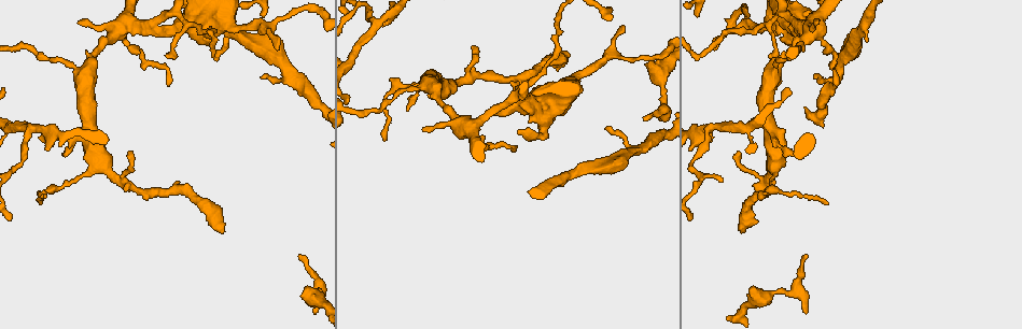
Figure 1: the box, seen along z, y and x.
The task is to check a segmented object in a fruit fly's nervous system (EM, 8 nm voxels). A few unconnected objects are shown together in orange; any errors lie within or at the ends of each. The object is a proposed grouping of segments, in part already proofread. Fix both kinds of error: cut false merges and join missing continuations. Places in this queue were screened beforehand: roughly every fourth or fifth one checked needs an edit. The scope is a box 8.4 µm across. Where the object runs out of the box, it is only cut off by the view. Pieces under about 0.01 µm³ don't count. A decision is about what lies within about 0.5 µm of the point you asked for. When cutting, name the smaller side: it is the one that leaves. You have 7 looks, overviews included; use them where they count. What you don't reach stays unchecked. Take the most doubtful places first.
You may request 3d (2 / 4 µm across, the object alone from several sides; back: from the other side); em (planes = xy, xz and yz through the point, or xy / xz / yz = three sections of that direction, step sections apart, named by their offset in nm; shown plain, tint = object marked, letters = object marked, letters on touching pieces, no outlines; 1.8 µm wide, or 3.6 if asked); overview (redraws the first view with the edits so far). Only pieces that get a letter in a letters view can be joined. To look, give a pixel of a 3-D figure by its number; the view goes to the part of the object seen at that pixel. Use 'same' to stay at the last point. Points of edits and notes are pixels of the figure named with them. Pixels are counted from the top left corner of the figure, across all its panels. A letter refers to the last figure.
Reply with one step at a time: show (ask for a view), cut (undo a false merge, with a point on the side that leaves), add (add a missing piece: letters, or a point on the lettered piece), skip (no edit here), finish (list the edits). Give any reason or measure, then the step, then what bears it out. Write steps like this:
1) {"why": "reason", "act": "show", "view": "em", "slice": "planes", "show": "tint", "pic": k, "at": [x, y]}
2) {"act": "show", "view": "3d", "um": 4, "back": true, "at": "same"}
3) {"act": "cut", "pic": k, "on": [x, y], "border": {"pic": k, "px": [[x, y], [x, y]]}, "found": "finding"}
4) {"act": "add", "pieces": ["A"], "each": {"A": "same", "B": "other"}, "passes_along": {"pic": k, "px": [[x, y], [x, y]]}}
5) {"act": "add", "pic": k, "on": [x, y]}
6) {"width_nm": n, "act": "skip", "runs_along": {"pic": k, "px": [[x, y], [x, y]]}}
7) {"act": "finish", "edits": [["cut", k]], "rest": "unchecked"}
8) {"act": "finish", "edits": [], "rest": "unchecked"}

{"act": "show", "view": "em", "slice": "xy", "step": 8, "show": "letters", "pic": 1, "at": [707, 128]}

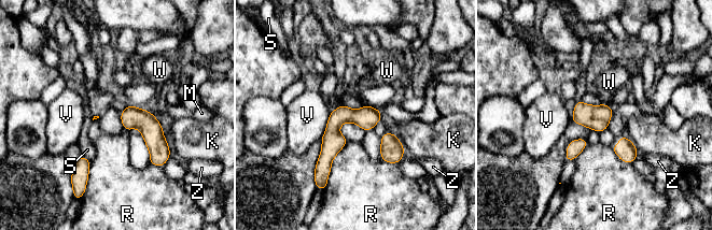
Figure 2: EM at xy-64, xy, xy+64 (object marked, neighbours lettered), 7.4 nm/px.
{"width_nm": 160, "act": "skip", "each": {"K": "other", "M": "other", "R": "other", "S": "other", "V": "other", "W": "other", "Z": "other"}, "border": {"pic": 2, "px": [[348, 141], [333, 159], [325, 185]]}, "found": "one neuron here"}

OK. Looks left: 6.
{"why": "tapers out", "act": "show", "view": "em", "slice": "planes", "show": "letters", "pic": 1, "at": [316, 313]}

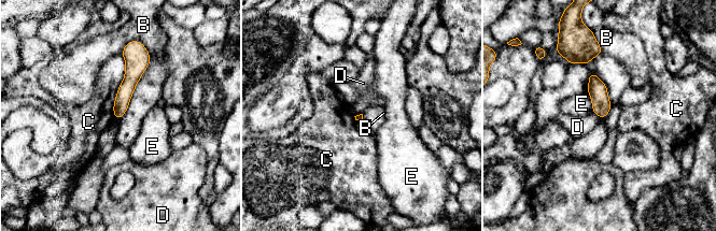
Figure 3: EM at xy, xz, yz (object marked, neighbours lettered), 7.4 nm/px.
{"act": "skip", "each": {"B": "other", "C": "other", "D": "other", "E": "other"}, "border": {"pic": 3, "px": [[592, 111], [600, 117]]}, "found": "none of them fits"}

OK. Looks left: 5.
{"why": "touches itself", "act": "show", "view": "em", "slice": "xy", "step": 16, "show": "letters", "pic": 1, "at": [794, 20]}

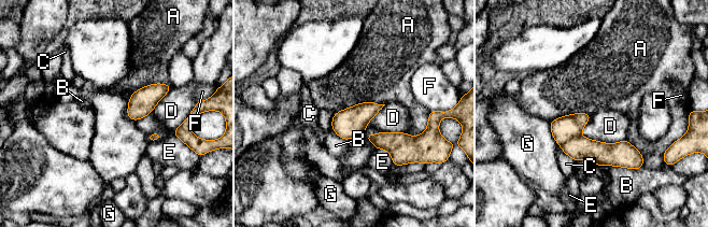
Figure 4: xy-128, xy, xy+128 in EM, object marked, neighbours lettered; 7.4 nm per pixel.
{"act": "cut", "pic": 4, "on": [579, 149], "each": {"A": "other", "B": "other", "C": "other", "D": "other", "E": "other", "F": "other", "G": "other"}, "part_leaving": {"pic": 4, "px": [[563, 146], [639, 158]]}, "found": "two neurons meet here"}

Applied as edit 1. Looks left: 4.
{"act": "finish", "edits": [["cut", 4]], "rest": "unchecked"}

